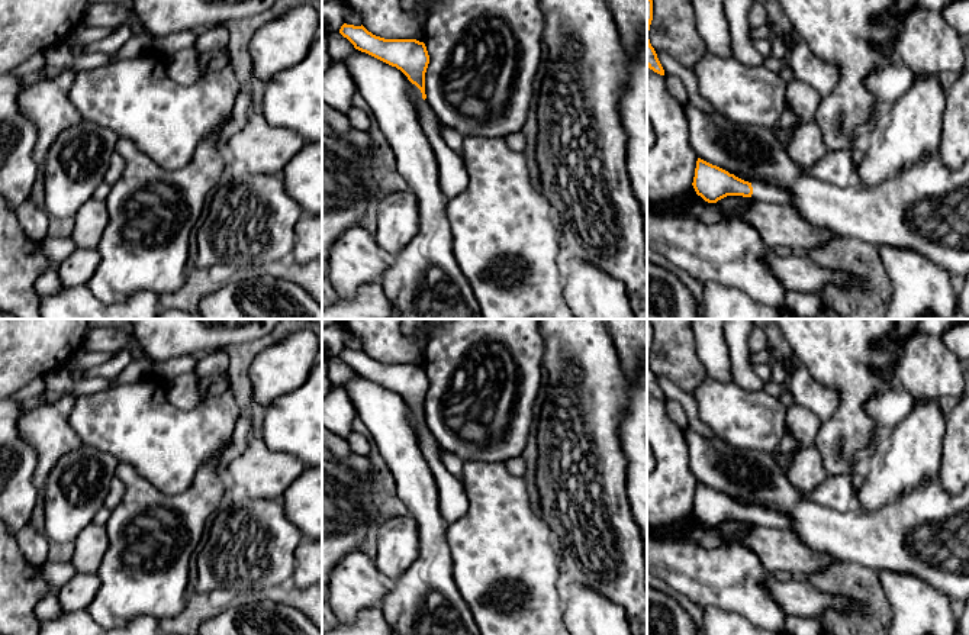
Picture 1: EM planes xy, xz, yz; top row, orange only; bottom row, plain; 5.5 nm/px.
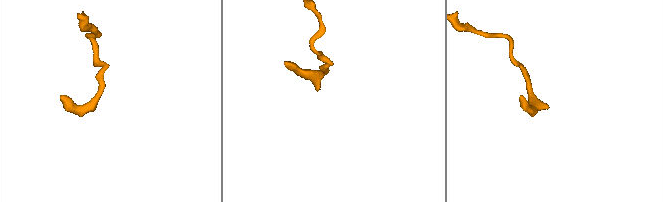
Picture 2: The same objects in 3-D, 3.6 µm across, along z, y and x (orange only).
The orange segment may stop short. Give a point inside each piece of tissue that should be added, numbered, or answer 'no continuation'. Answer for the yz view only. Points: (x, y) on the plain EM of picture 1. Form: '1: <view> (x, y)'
1: yz (770, 519)

